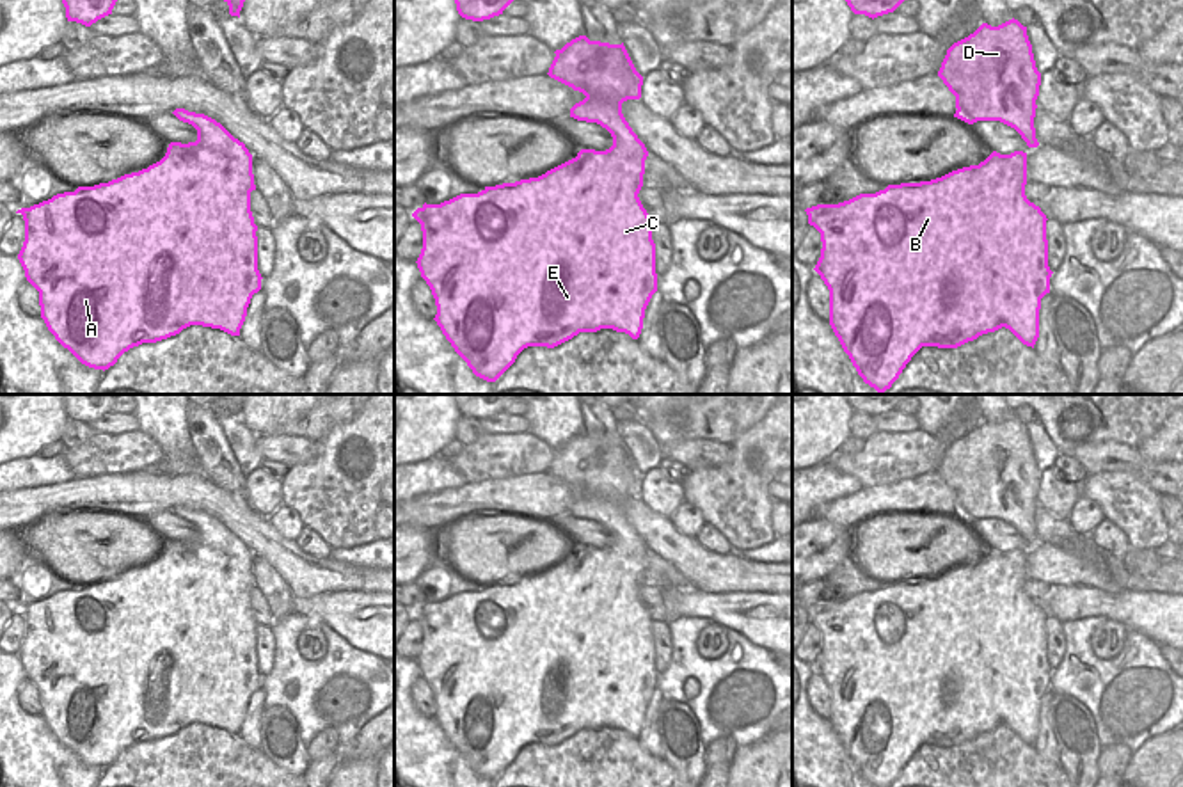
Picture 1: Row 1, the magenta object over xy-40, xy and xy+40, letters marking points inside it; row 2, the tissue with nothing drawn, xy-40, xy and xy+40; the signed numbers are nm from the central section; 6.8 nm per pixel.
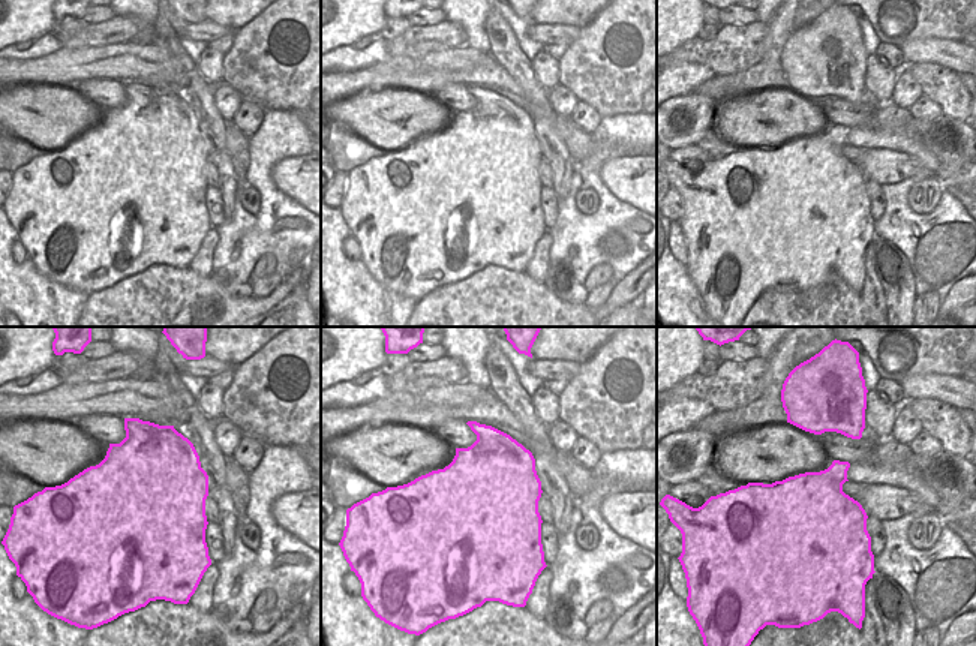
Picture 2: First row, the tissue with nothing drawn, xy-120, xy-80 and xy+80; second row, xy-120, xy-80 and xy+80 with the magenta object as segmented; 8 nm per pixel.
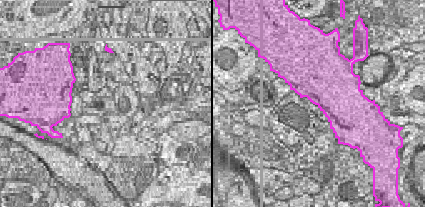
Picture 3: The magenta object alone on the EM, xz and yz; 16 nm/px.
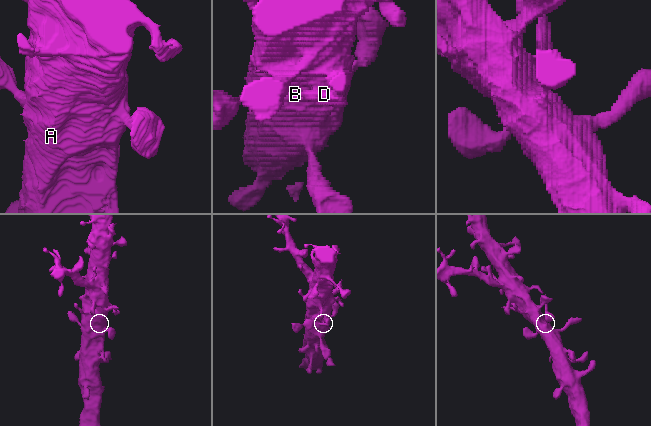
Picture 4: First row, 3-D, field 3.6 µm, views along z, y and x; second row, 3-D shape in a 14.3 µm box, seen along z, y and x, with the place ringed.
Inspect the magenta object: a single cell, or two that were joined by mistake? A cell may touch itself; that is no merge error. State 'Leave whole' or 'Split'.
Leave whole.

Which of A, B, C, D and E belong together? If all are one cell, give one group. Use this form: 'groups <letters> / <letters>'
groups A B C D E

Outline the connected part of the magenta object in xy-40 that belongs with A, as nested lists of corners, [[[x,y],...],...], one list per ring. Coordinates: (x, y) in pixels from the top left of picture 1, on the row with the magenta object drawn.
[[[185,108],[172,114],[197,130],[195,142],[171,142],[165,156],[147,169],[16,211],[25,220],[18,259],[39,291],[41,318],[64,348],[94,370],[105,371],[130,348],[167,339],[190,325],[240,336],[250,298],[261,290],[258,226],[250,211],[252,155],[215,119]]]

